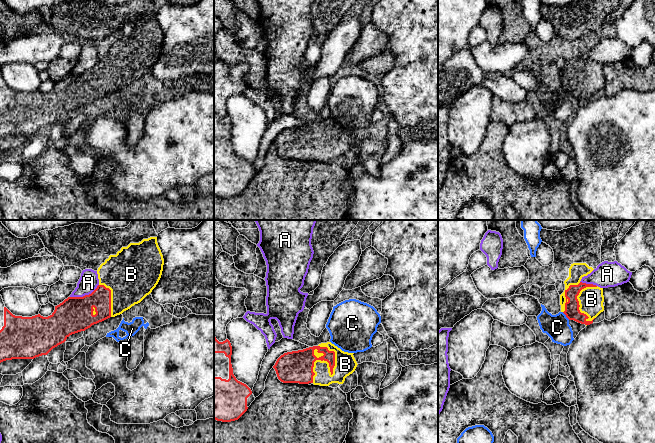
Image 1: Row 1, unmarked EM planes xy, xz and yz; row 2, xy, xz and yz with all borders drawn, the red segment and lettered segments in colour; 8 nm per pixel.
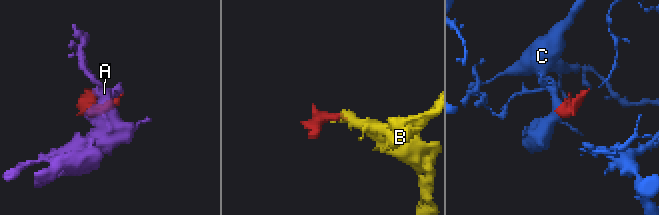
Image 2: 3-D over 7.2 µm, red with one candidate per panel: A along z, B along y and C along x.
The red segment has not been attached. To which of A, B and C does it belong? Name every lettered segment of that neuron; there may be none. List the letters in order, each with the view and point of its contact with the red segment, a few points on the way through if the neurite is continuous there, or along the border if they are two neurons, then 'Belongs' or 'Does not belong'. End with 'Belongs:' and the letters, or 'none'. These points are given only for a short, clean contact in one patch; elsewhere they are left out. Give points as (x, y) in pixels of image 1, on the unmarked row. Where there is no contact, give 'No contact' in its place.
A: Touches red at xy (85, 71). Boundary: xy (98, 60), (88, 70), (70, 73). Does not belong
B: Touches red at xz (329, 141). Belongs
C: Touches red at yz (566, 92). Boundary: yz (562, 88), (569, 95). Does not belong
Belongs: B

